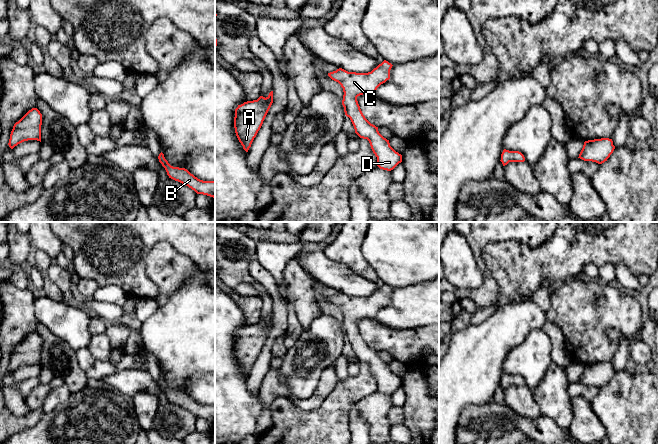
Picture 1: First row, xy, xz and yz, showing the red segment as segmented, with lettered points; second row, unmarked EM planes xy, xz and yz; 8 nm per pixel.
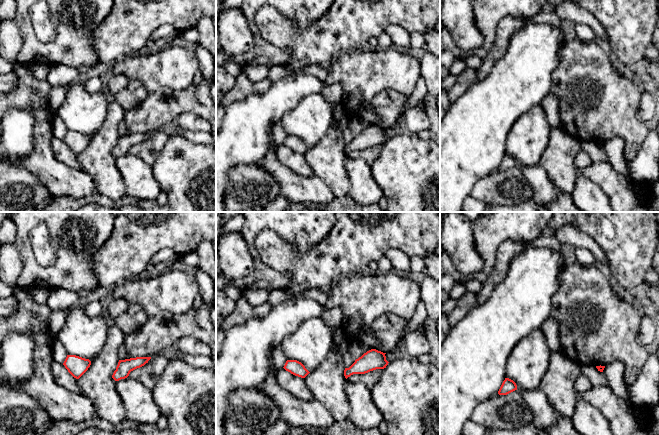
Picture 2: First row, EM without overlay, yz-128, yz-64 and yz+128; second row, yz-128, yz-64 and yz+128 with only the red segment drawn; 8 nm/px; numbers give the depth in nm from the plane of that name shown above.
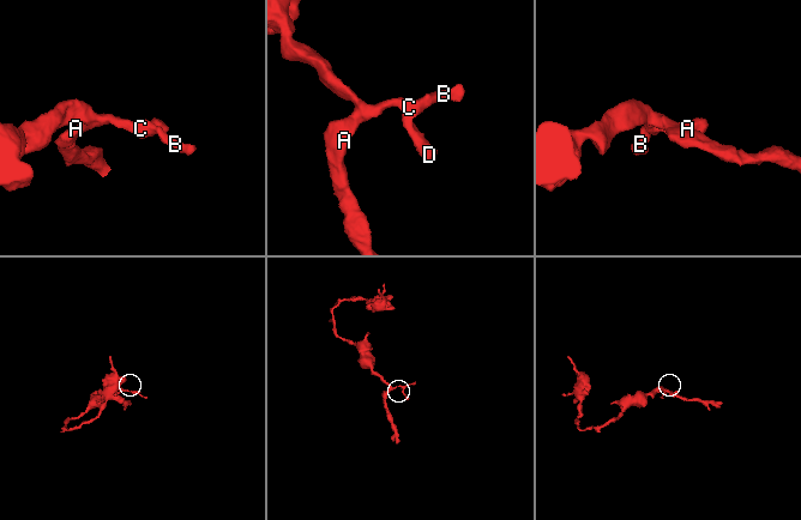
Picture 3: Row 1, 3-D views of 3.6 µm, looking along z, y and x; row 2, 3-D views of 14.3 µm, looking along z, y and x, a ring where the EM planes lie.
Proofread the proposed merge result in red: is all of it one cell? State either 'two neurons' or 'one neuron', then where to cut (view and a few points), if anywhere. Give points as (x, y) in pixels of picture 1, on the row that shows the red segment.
one neuron | no cut

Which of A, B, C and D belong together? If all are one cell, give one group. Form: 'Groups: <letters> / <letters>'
Groups: A B C D

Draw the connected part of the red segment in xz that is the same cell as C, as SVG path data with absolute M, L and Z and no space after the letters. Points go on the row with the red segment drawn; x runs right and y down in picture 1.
M384 60L368 73L348 72L342 68L328 73L328 76L338 82L343 88L342 105L347 117L350 118L355 133L367 139L371 149L377 157L380 169L391 171L402 162L402 155L396 152L378 131L378 127L371 124L363 115L357 97L363 94L374 94L377 88L390 79L392 64Z

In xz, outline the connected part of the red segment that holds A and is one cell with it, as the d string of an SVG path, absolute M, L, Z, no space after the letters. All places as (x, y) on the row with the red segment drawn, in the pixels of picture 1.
M273 91L266 98L260 96L257 100L244 102L235 109L235 133L246 152L251 147L272 103Z

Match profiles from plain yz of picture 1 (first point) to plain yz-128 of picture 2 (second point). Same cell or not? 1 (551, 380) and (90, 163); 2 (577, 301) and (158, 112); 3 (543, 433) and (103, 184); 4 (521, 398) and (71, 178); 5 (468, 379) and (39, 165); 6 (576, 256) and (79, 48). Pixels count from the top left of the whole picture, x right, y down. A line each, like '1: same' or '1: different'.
1: same
2: different
3: different
4: different
5: different
6: different

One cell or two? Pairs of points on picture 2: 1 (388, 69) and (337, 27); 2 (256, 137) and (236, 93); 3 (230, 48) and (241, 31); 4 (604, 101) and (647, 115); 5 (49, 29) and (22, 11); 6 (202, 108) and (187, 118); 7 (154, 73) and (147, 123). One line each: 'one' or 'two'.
1: two
2: two
3: one
4: two
5: two
6: two
7: two

